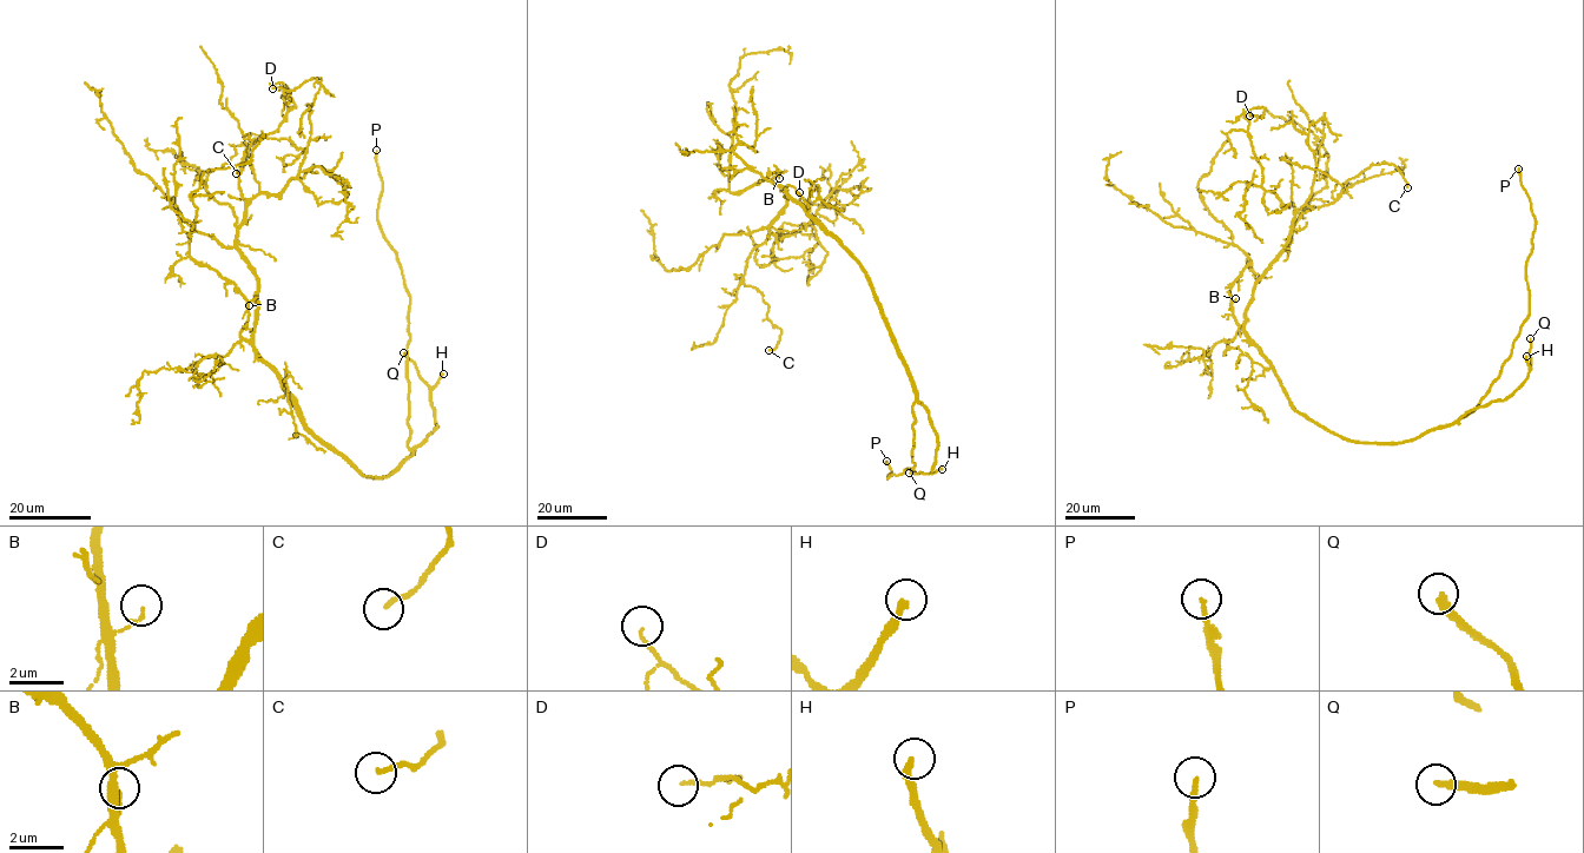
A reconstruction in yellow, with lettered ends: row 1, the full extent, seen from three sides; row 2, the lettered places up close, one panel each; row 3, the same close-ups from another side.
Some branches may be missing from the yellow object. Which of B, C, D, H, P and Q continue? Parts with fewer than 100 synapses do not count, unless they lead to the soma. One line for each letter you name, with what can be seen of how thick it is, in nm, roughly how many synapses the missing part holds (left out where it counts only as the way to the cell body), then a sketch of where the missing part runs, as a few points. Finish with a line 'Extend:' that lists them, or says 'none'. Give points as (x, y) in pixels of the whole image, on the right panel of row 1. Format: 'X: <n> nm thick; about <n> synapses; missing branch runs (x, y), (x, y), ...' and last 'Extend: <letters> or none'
H: 260 nm thick; about 300 synapses; missing branch runs (1526, 356), (1530, 323), (1490, 260), (1390, 161), (1345, 154), (1334, 118), (1285, 93), (1286, 74), (1260, 54)
P: 170 nm thick; missing branch runs (1518, 169), (1517, 156), (1511, 149), (1497, 147)
Q: 260 nm thick; about 250 synapses; missing branch runs (1530, 338), (1477, 268), (1446, 251), (1407, 204), (1384, 203), (1364, 186), (1268, 91), (1261, 98), (1267, 132)
Extend: H, P, Q

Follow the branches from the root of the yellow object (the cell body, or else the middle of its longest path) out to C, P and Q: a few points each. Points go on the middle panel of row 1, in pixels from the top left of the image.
C: (845, 248), (783, 187), (786, 204), (743, 278), (780, 330), (769, 350)
P: (845, 248), (865, 273), (916, 395), (915, 471), (905, 469), (888, 478), (891, 469), (886, 461)
Q: (845, 248), (865, 273), (916, 399), (925, 408), (937, 435), (932, 471), (909, 473)

